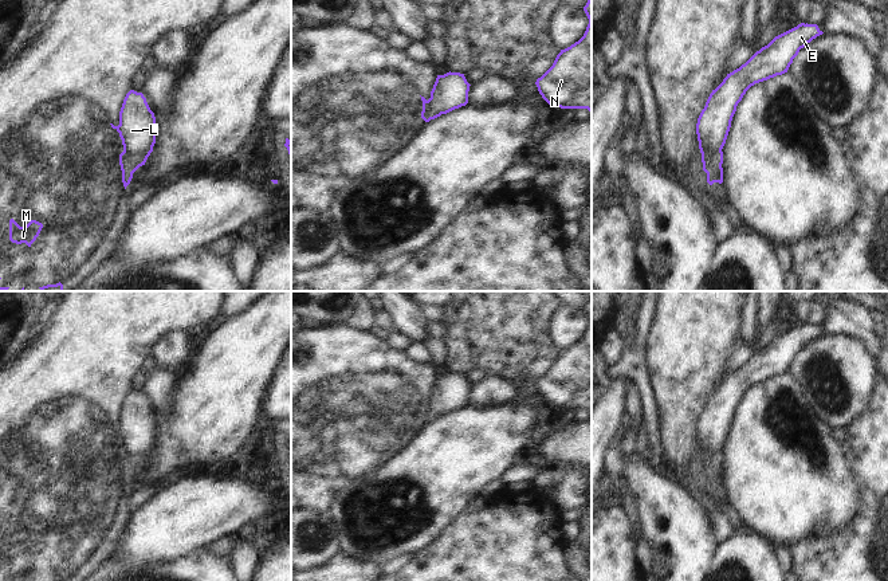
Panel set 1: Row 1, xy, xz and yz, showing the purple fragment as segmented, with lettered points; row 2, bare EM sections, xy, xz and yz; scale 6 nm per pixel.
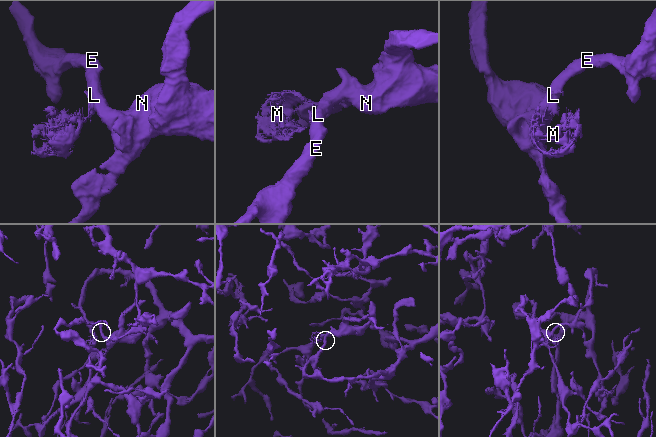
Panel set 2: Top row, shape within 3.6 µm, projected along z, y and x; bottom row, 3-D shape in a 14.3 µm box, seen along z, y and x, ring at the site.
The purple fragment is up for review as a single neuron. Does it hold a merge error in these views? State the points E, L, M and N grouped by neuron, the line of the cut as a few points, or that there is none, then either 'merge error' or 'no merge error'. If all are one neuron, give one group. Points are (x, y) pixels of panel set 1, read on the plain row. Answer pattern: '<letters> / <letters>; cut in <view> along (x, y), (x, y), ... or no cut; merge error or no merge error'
E L N / M; cut in yz along (720, 450), (707, 454), (702, 462); merge error

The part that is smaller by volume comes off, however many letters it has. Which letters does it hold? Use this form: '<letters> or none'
M

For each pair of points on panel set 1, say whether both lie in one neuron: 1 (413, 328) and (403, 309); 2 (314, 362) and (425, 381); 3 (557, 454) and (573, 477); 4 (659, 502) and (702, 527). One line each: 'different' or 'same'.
1: same
2: same
3: different
4: same

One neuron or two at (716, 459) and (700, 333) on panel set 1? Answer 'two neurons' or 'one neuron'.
one neuron

